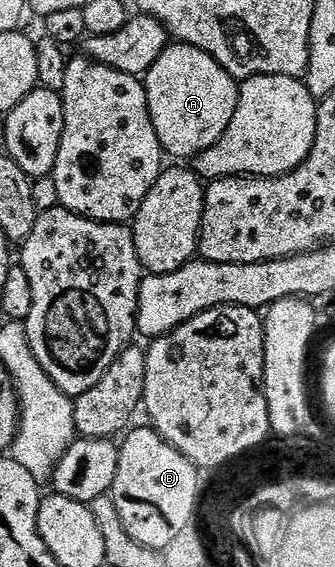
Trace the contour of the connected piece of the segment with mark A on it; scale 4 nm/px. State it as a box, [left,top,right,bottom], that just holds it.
[144,43,239,159]

